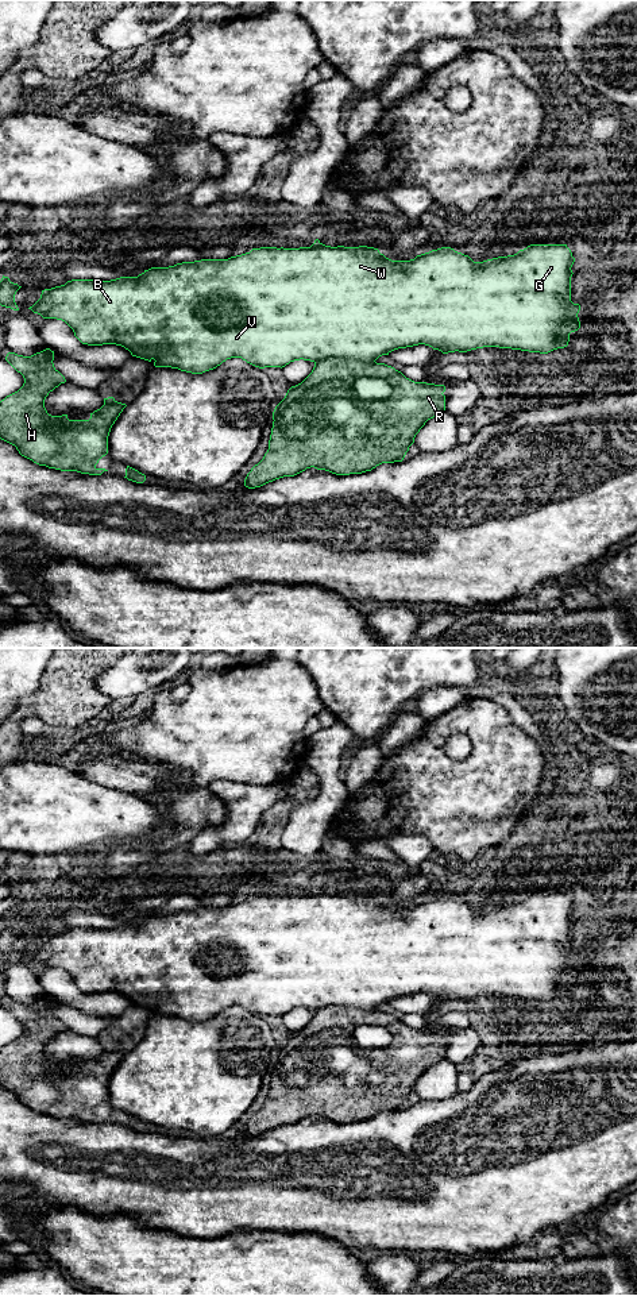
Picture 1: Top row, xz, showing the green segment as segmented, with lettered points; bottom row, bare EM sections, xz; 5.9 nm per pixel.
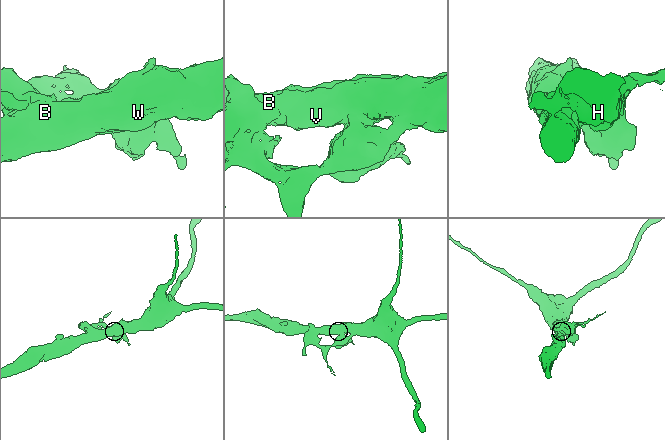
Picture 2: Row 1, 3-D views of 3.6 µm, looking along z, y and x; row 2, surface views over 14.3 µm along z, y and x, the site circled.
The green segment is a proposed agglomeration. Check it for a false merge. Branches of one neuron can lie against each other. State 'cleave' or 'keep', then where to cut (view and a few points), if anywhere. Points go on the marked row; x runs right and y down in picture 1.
cleave; cut xz (351, 385), (362, 400), (383, 400), (394, 393)

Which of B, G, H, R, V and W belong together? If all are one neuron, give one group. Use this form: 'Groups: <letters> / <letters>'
Groups: B G V W / H R

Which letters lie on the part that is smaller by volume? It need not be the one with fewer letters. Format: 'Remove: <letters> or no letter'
Remove: H, R

